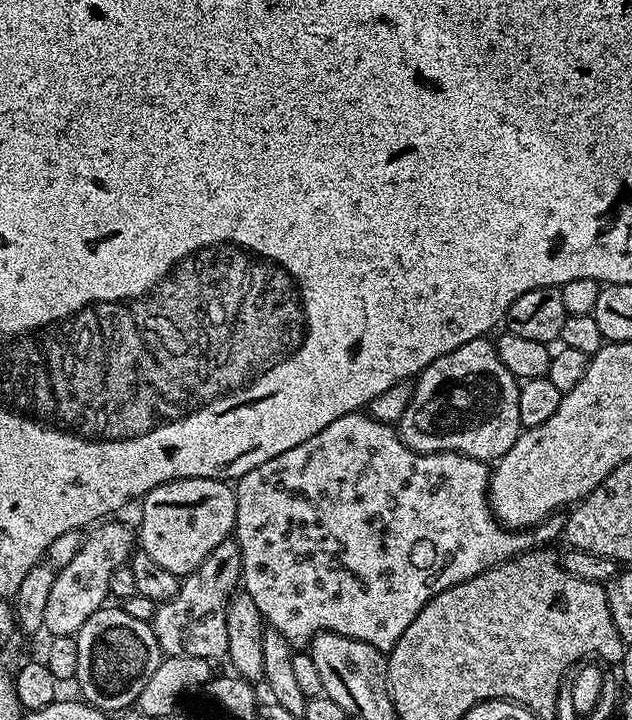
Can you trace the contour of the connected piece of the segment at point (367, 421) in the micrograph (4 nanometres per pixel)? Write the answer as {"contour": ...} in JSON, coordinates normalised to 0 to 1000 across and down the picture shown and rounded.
{"contour":[[[581,571],[555,572],[516,592],[516,597],[503,597],[497,608],[484,608],[478,619],[465,619],[465,625],[453,625],[453,631],[440,631],[440,636],[427,636],[427,642],[415,642],[396,658],[372,668],[373,686],[373,732],[370,749],[380,754],[386,797],[383,817],[402,831],[402,842],[418,856],[419,868],[430,871],[464,897],[492,896],[495,883],[508,878],[541,881],[547,886],[560,886],[566,892],[579,892],[612,907],[627,896],[630,886],[642,881],[642,869],[661,858],[661,853],[699,819],[712,819],[769,792],[790,783],[799,783],[815,772],[840,767],[850,761],[872,757],[872,750],[886,750],[894,718],[875,714],[859,728],[847,729],[840,736],[805,736],[796,732],[778,713],[778,701],[772,699],[772,668],[775,650],[767,640],[752,639],[726,628],[658,628],[639,617],[631,599],[619,589],[598,586]]]}

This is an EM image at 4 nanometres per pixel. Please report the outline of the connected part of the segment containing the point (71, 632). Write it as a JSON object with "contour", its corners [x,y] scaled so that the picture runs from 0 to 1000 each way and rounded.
{"contour":[[[177,725],[153,726],[134,743],[130,764],[111,775],[103,789],[87,796],[84,818],[73,838],[70,867],[82,883],[119,883],[142,853],[166,843],[169,833],[165,832],[172,832],[174,803],[180,803],[180,792],[198,788],[207,779],[212,765],[210,735],[207,739],[196,728],[171,726]]]}

